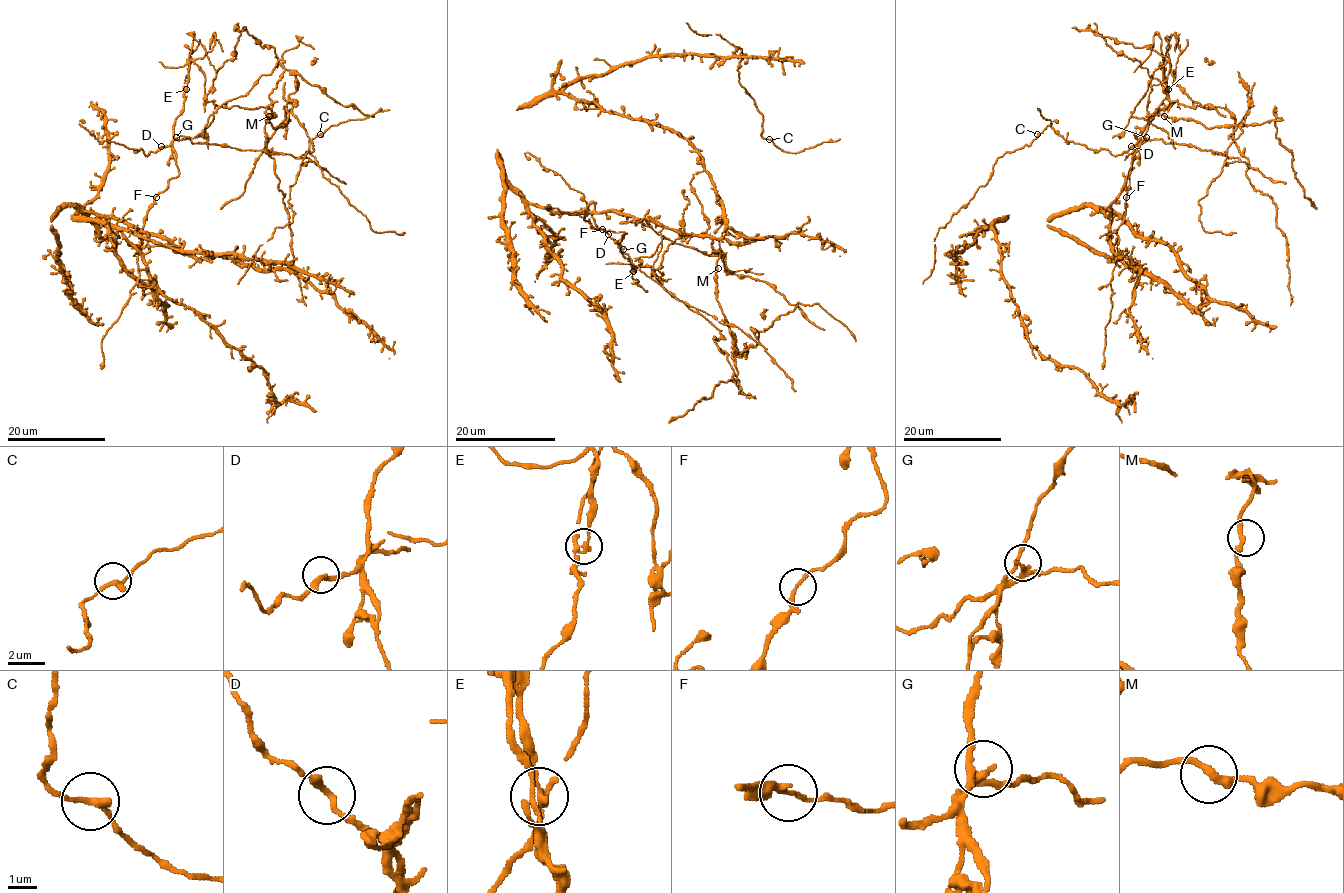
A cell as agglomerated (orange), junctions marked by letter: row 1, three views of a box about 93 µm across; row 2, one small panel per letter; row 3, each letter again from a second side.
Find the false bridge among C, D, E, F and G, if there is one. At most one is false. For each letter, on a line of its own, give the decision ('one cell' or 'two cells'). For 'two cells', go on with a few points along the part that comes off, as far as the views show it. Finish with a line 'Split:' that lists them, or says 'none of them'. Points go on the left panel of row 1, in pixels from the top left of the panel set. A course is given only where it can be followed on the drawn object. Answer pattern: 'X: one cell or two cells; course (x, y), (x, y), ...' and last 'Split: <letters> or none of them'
C: one cell
D: one cell
E: two cells; course (185, 89), (189, 60), (208, 93), (235, 29), (272, 46), (274, 129), (290, 111), (370, 227), (404, 232)
F: one cell
G: one cell
Split: E

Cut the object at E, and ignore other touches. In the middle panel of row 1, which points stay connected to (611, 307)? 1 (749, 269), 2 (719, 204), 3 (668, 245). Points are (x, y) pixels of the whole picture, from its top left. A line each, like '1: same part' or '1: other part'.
1: other part
2: same part
3: other part

